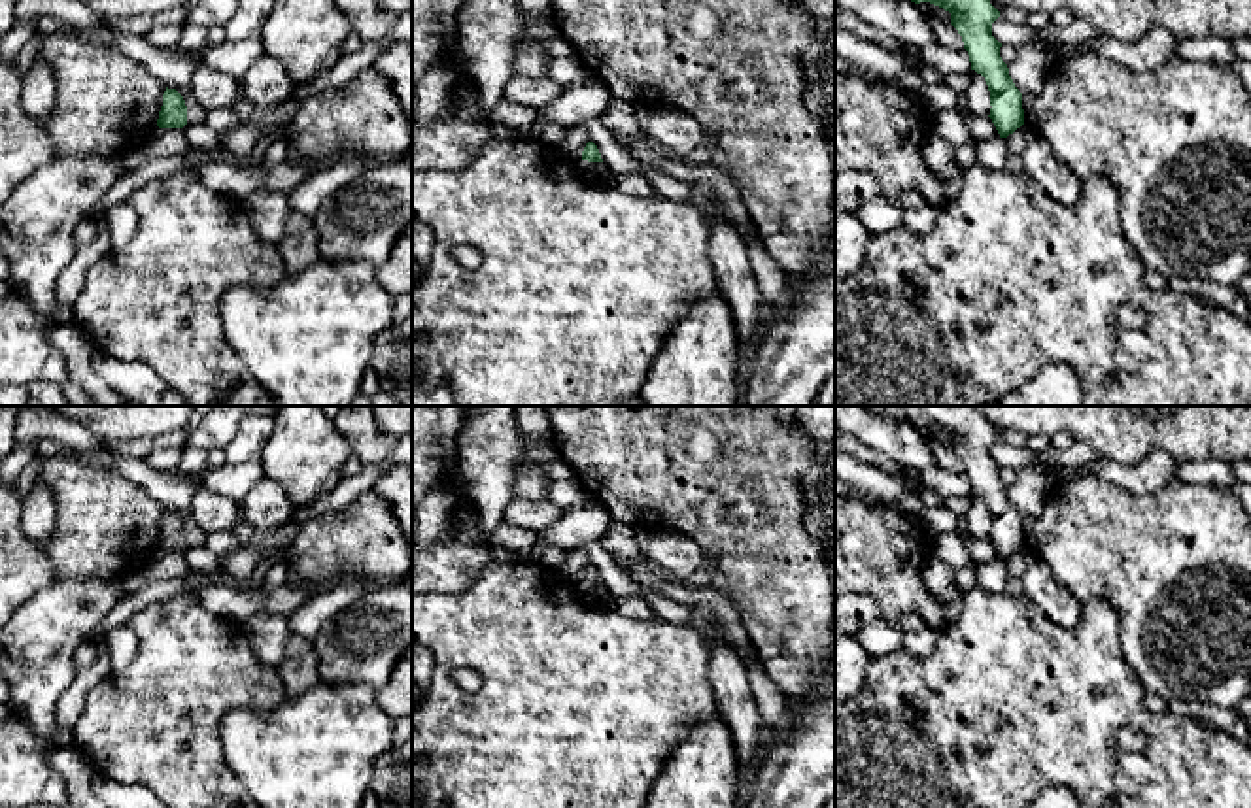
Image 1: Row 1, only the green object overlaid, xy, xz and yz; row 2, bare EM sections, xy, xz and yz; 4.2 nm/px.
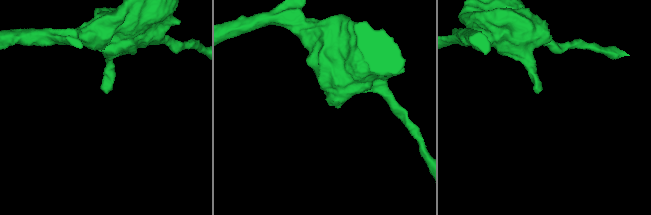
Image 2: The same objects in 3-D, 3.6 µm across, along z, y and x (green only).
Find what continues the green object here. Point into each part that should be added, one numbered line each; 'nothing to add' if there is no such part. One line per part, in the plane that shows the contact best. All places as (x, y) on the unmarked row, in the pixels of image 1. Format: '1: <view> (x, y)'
nothing to add

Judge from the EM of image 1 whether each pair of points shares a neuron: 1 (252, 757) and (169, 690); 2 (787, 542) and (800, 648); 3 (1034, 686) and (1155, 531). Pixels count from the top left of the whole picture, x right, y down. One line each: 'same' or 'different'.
1: different
2: same
3: different

